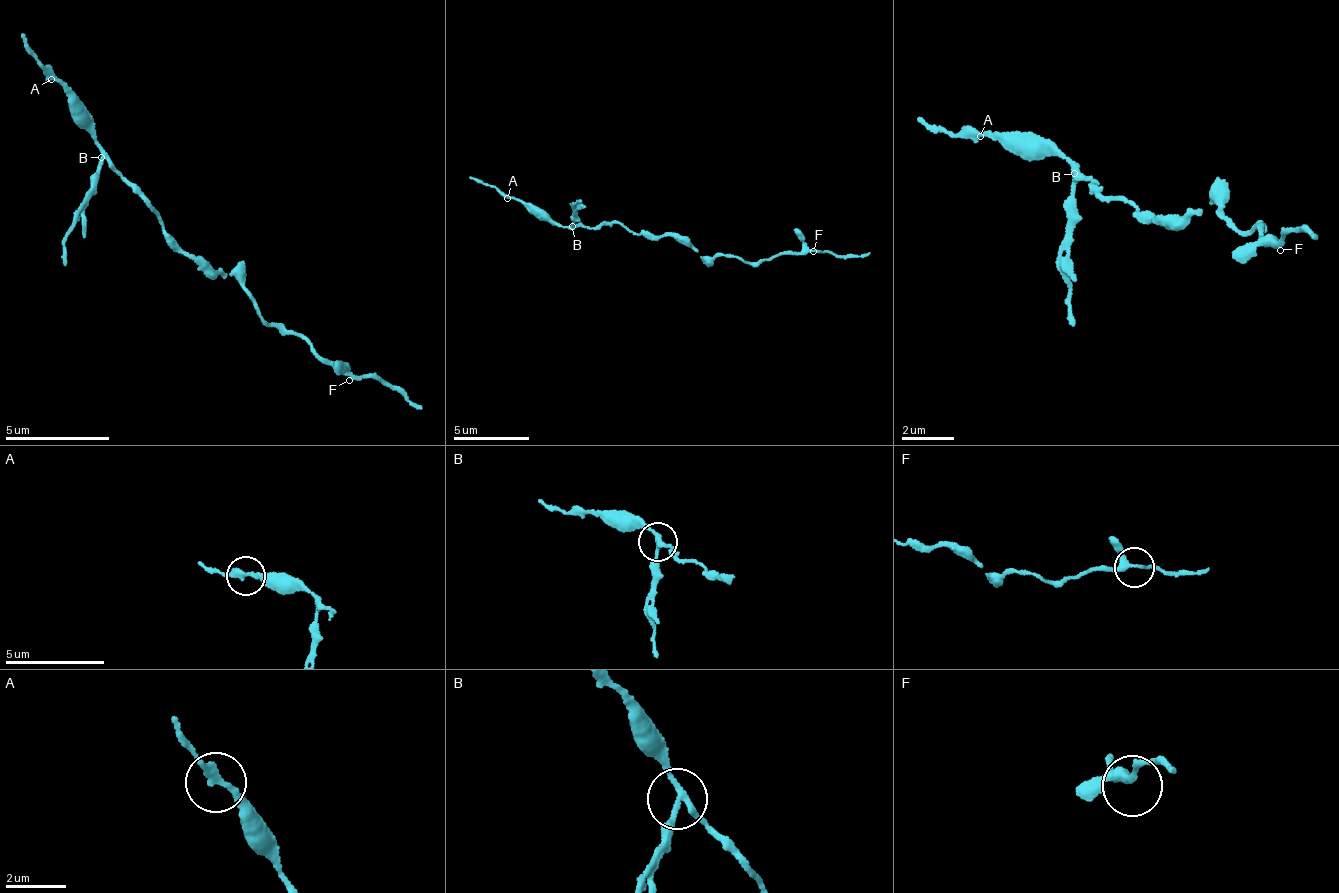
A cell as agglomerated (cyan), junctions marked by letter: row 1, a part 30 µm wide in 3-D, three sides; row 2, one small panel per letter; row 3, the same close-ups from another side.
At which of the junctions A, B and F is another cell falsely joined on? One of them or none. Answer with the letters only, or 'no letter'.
B

